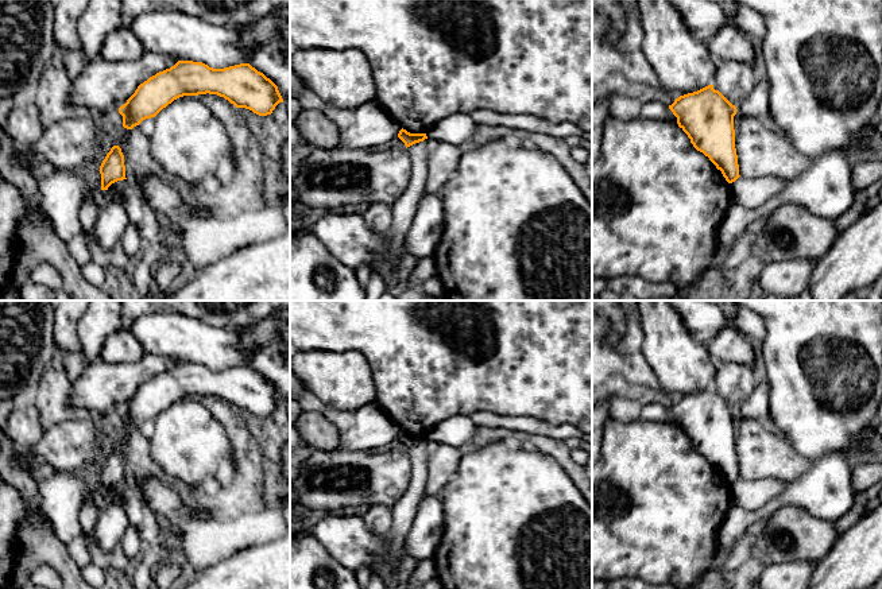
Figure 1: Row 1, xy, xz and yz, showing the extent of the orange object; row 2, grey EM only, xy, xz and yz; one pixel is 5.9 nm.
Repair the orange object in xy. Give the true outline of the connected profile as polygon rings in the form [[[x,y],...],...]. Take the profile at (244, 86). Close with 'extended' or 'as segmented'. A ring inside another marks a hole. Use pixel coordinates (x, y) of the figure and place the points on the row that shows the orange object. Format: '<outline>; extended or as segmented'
[[[178,61],[140,84],[119,108],[123,127],[132,129],[179,97],[206,93],[224,97],[236,108],[259,116],[271,115],[283,102],[278,86],[249,63],[213,69],[202,62]]]; as segmented

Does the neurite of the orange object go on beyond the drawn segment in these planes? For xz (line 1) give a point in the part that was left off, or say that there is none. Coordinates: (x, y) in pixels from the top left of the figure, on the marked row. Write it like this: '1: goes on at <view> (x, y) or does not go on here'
1: does not go on here

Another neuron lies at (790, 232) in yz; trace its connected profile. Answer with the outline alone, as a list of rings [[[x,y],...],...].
[[[782,204],[770,212],[761,233],[770,263],[794,259],[815,263],[840,236],[835,220],[817,217],[797,204]]]

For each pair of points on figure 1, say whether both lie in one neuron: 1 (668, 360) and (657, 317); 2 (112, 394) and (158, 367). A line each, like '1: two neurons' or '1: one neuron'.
1: one neuron
2: one neuron

